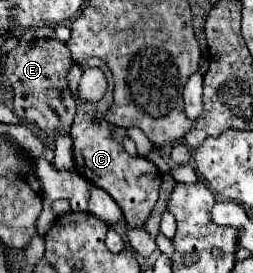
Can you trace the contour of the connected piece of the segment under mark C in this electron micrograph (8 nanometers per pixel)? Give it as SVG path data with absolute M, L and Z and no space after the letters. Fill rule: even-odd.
M95 58L87 60L85 64L73 64L73 68L69 70L67 80L69 80L69 88L71 88L73 96L77 96L77 100L79 100L79 112L77 112L77 116L73 120L73 126L71 126L75 170L83 178L95 182L105 192L109 192L109 196L123 210L125 222L129 226L143 226L145 220L149 218L151 210L153 210L153 202L159 196L161 178L159 178L159 170L157 170L157 166L153 162L149 162L143 156L131 156L131 154L127 154L125 148L111 138L111 124L101 114L113 102L113 96L111 96L113 94L113 84L111 84L111 74L109 74L107 66L101 60L95 60ZM79 66L97 66L97 68L101 68L107 74L109 86L107 86L107 92L103 94L101 100L97 100L97 102L85 102L85 100L79 98L79 80L83 76L83 68L79 68Z

